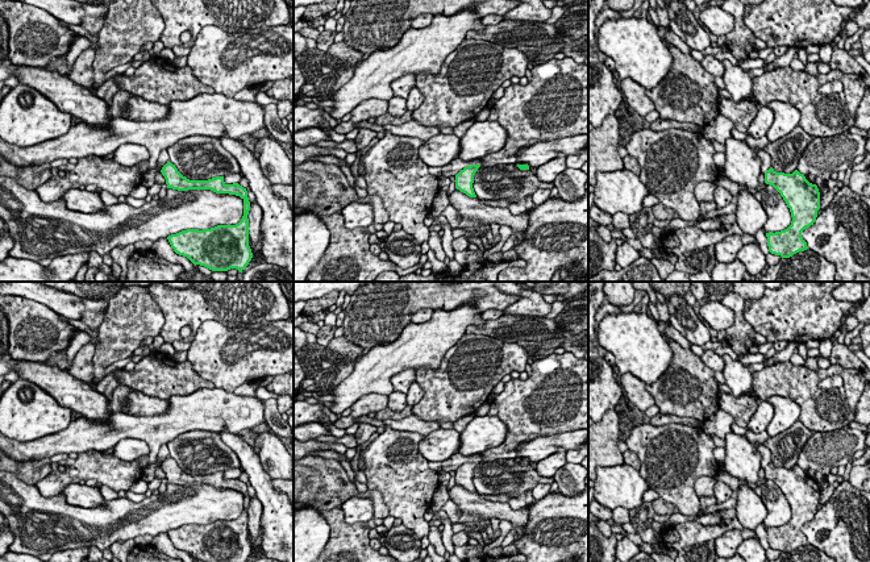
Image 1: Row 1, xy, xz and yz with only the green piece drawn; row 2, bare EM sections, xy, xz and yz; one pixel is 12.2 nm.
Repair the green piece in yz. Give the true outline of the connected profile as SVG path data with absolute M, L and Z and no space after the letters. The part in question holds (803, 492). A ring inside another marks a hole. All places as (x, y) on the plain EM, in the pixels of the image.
M770 462L765 467L765 478L773 480L783 492L791 507L791 520L780 526L769 526L769 546L782 553L790 553L808 544L802 532L806 523L813 520L820 504L820 487L816 479L809 478L803 469L777 467Z

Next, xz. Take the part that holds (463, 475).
M471 459L466 461L463 465L461 465L455 470L455 483L459 484L461 487L466 488L470 492L476 492L473 478L474 478L474 470L478 466L480 459Z

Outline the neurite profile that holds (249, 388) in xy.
M269 375L261 380L243 383L234 391L234 394L242 395L242 396L257 396L255 395L257 388L266 387L272 379L274 379L274 375Z

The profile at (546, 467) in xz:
M557 451L537 462L536 471L544 478L553 478L566 463L566 451Z

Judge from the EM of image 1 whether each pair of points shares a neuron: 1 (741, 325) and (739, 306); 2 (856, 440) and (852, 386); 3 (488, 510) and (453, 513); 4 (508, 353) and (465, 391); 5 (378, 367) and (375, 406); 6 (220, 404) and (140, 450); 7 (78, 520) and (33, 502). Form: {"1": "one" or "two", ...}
{"1": "one", "2": "two", "3": "two", "4": "one", "5": "two", "6": "two", "7": "one"}

